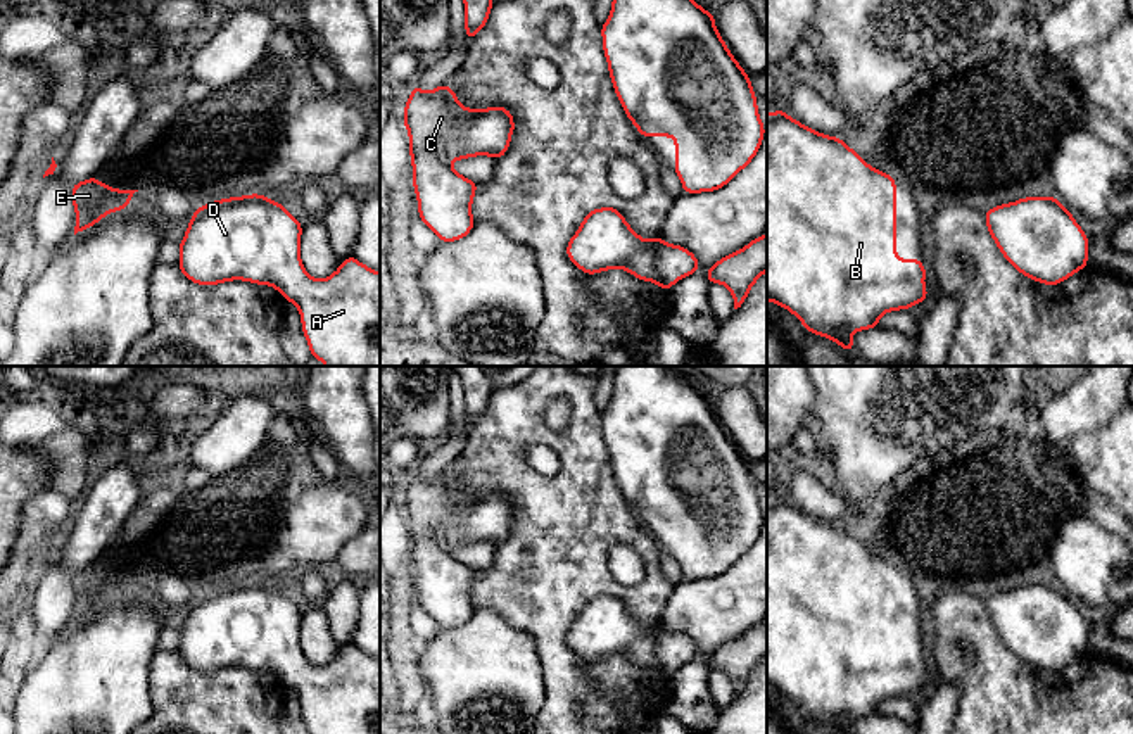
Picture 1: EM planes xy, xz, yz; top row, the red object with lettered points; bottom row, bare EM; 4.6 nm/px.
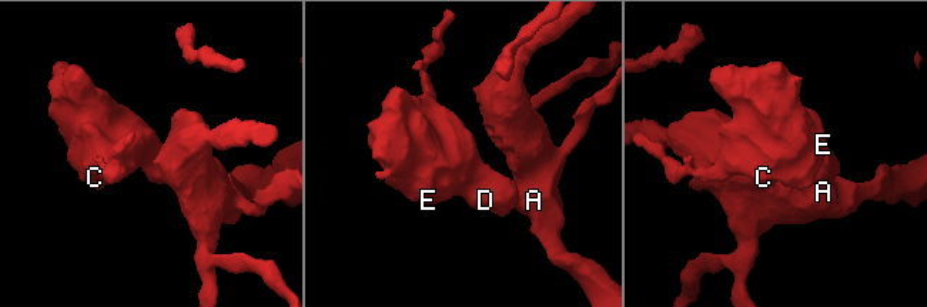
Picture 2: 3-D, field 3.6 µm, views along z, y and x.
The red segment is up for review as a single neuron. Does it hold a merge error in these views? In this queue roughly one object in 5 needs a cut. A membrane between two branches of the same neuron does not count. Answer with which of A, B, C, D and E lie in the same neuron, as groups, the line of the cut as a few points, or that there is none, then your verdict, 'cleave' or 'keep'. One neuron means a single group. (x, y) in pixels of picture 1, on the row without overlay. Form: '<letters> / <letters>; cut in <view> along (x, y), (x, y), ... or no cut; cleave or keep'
A B C D E; no cut; keep

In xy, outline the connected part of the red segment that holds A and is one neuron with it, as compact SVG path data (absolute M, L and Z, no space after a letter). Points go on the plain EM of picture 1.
M266 582L214 587L190 604L178 653L197 672L244 667L275 674L299 694L309 734L380 734L380 660L349 642L333 661L316 667L301 649L301 620L302 611Z

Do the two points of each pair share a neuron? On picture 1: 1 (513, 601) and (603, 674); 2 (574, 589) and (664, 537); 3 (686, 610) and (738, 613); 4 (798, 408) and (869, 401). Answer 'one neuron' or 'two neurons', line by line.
1: one neuron
2: two neurons
3: one neuron
4: two neurons

